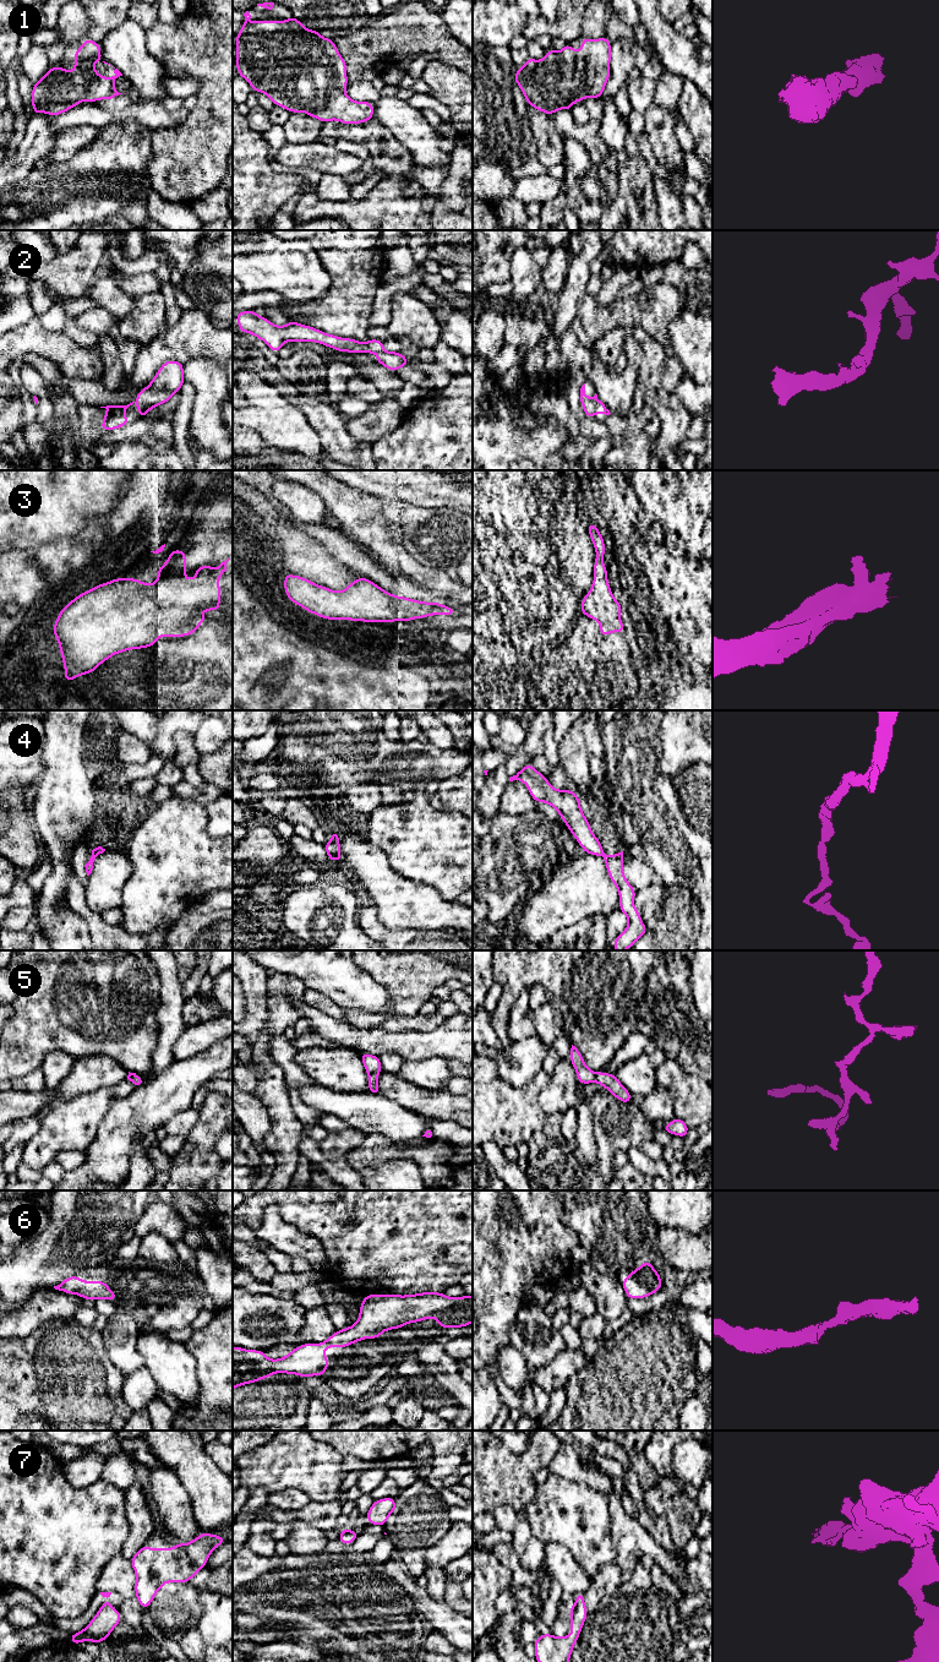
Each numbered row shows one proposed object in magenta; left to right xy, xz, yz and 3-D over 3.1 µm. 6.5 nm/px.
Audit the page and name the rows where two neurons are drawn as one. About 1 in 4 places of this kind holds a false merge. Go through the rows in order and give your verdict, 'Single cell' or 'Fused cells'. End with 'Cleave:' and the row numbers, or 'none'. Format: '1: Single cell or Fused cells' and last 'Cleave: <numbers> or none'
1: Single cell
2: Single cell
3: Single cell
4: Single cell
5: Single cell
6: Single cell
7: Single cell
Cleave: none

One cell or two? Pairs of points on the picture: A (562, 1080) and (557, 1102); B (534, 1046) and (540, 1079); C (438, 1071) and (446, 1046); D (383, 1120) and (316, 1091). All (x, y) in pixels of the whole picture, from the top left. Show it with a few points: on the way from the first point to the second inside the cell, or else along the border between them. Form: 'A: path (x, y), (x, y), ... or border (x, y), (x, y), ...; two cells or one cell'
A: path (562, 1085), (561, 1094), (557, 1097); one cell
B: border (541, 1068), (523, 1085), (514, 1088); two cells
C: border (443, 1057), (426, 1057), (414, 1061); two cells
D: path (366, 1112), (353, 1106), (333, 1102); one cell

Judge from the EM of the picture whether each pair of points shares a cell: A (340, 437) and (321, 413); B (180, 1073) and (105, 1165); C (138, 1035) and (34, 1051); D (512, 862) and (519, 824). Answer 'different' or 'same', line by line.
A: same
B: same
C: same
D: same

